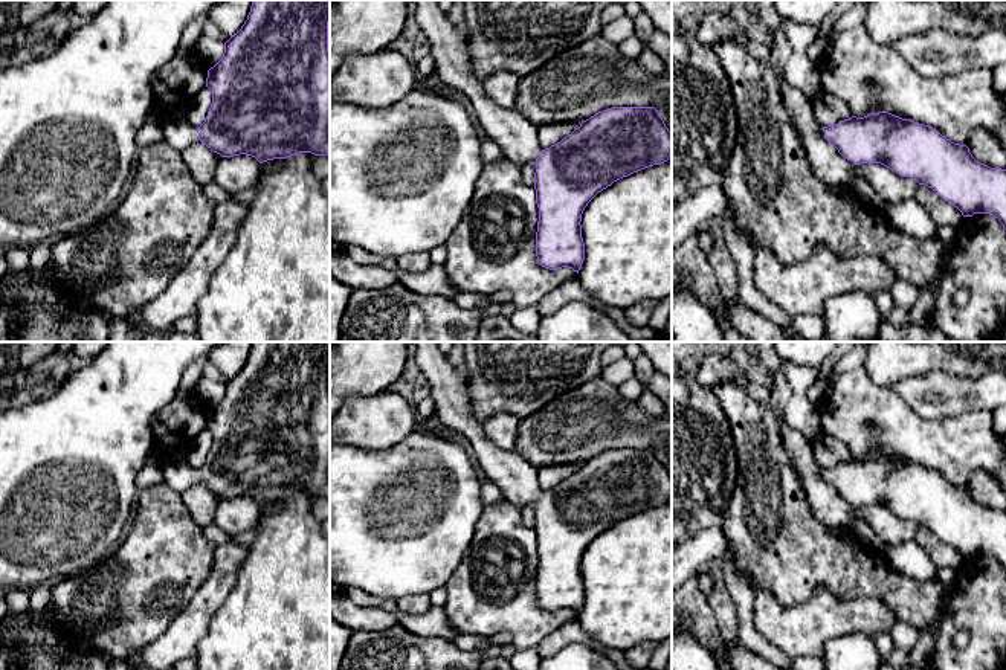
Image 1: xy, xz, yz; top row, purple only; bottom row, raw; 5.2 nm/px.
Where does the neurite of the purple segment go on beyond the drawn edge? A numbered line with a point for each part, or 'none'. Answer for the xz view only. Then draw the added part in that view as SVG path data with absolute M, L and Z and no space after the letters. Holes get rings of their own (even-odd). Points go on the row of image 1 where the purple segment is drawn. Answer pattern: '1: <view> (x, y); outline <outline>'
1: xz (510, 130); outline M412 0L420 31L430 44L429 55L443 84L472 108L478 125L504 153L524 166L534 162L542 148L537 127L516 108L504 108L484 93L484 81L473 75L464 29L455 26L437 0Z

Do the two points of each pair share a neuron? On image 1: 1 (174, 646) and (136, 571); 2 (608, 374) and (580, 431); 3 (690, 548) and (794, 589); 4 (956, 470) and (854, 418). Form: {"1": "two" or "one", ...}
{"1": "two", "2": "two", "3": "two", "4": "one"}

